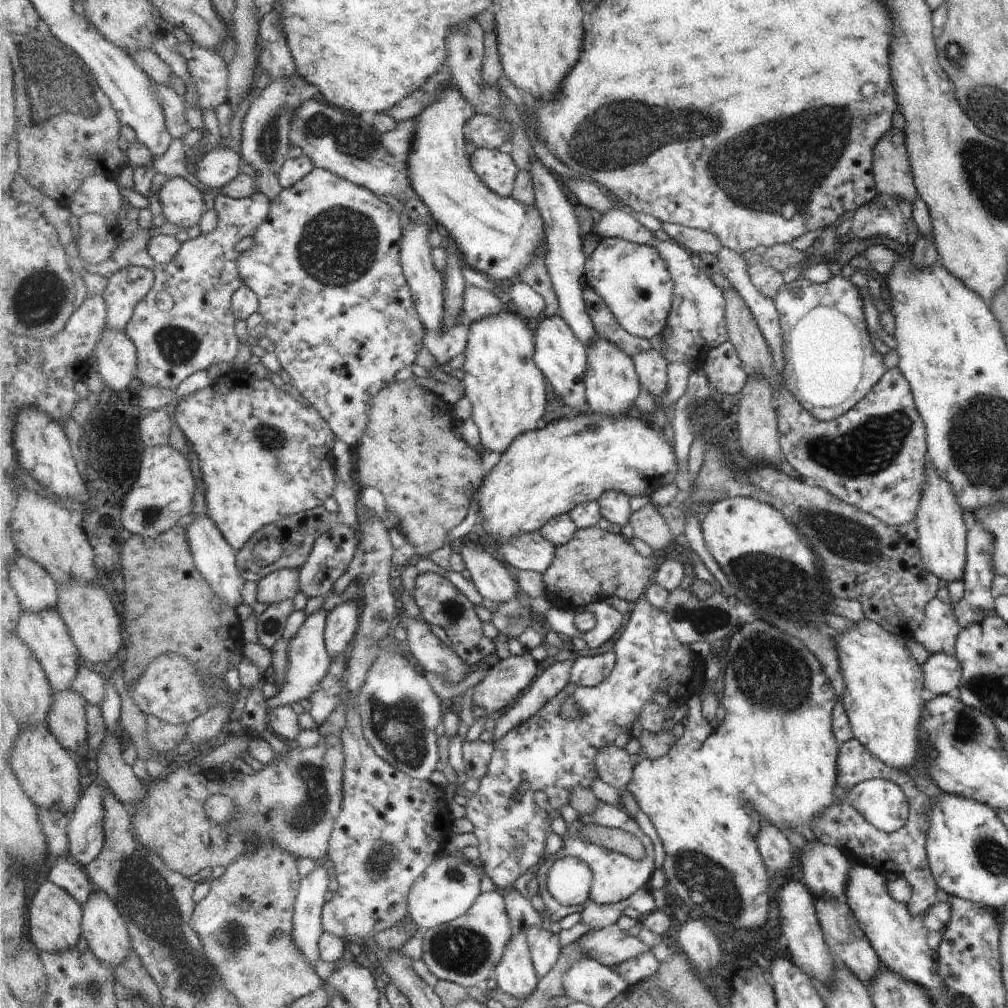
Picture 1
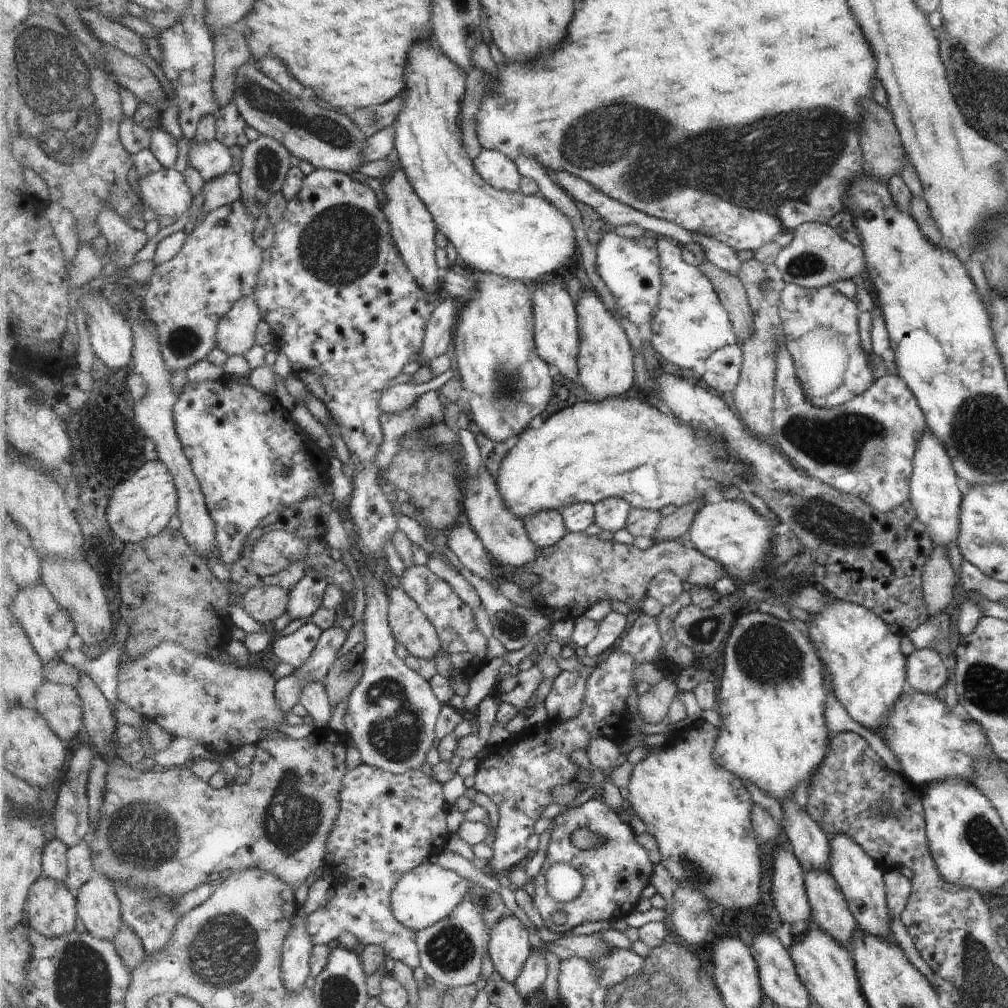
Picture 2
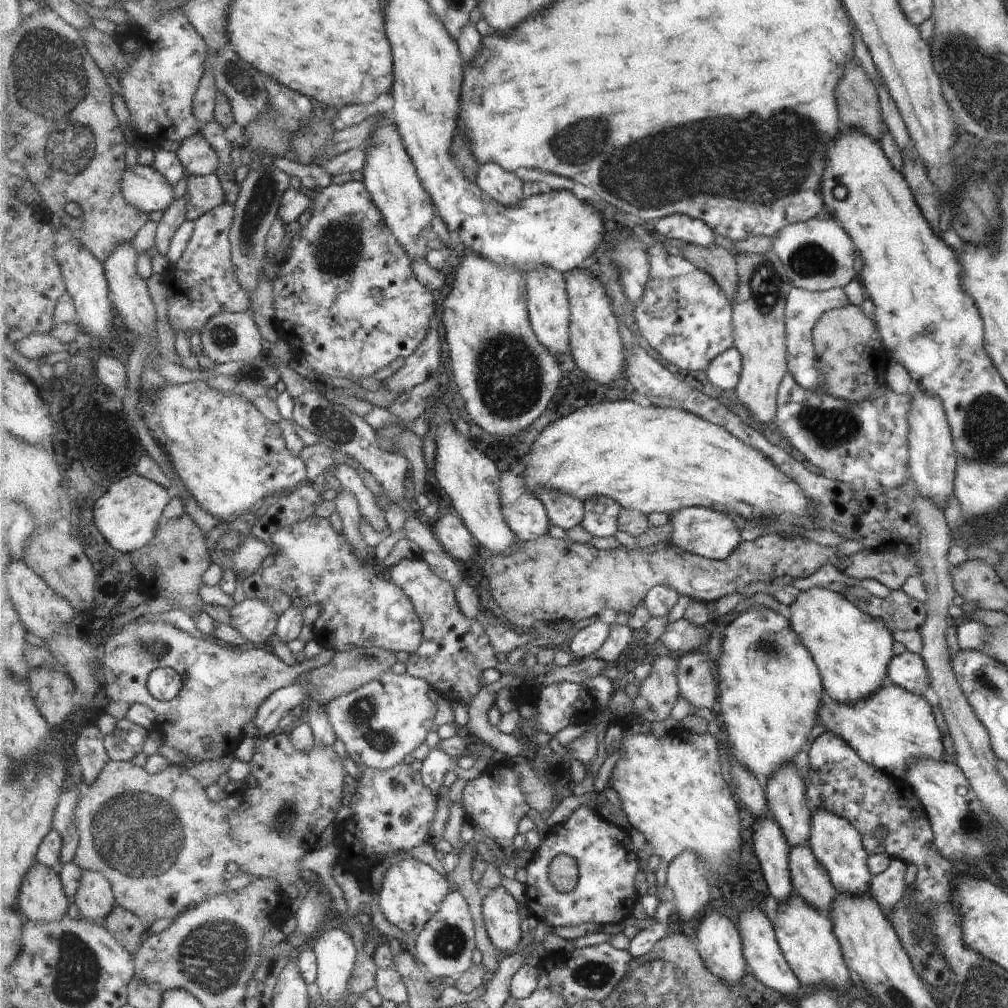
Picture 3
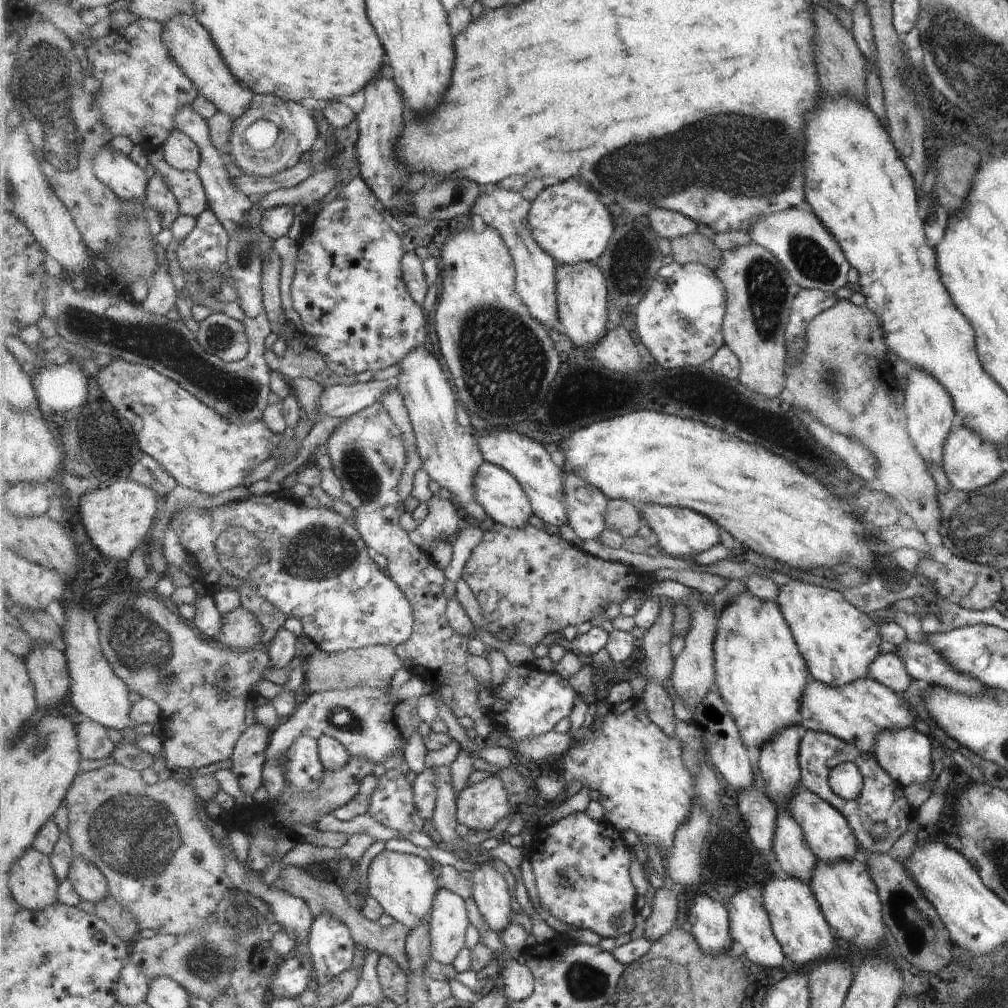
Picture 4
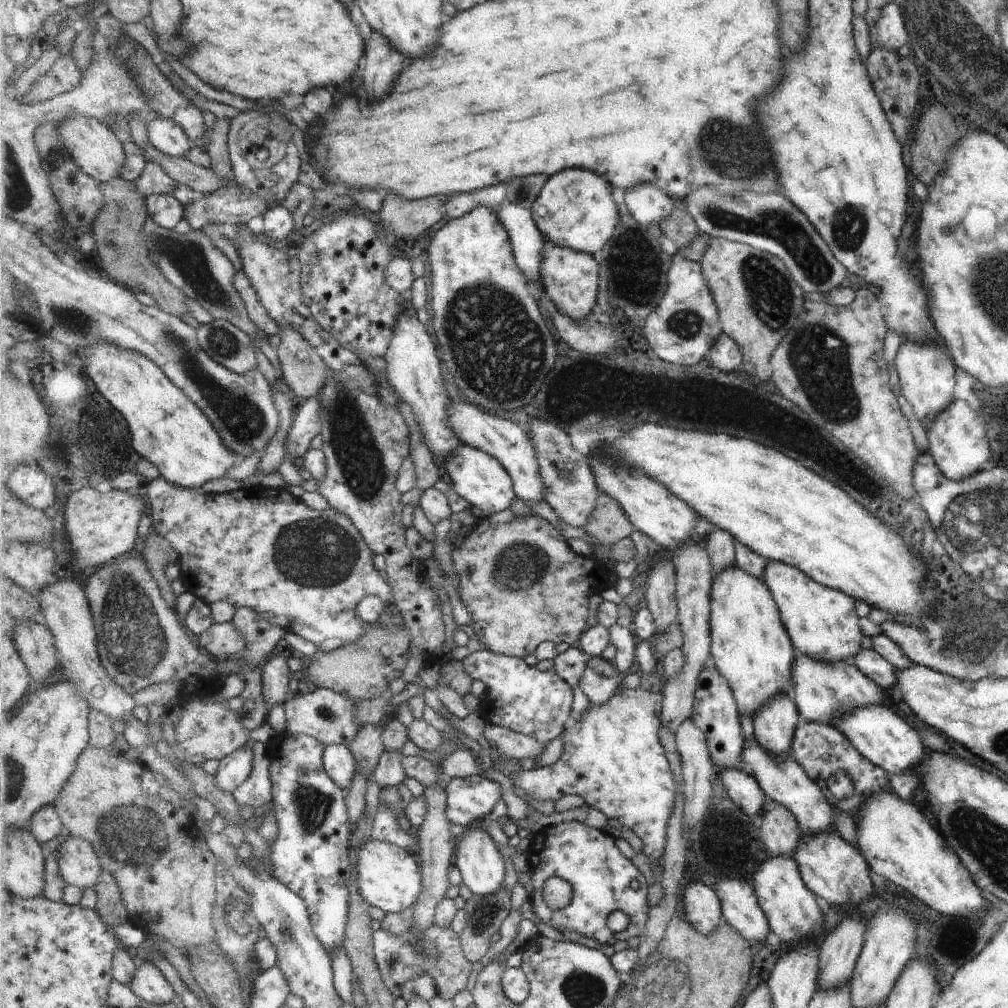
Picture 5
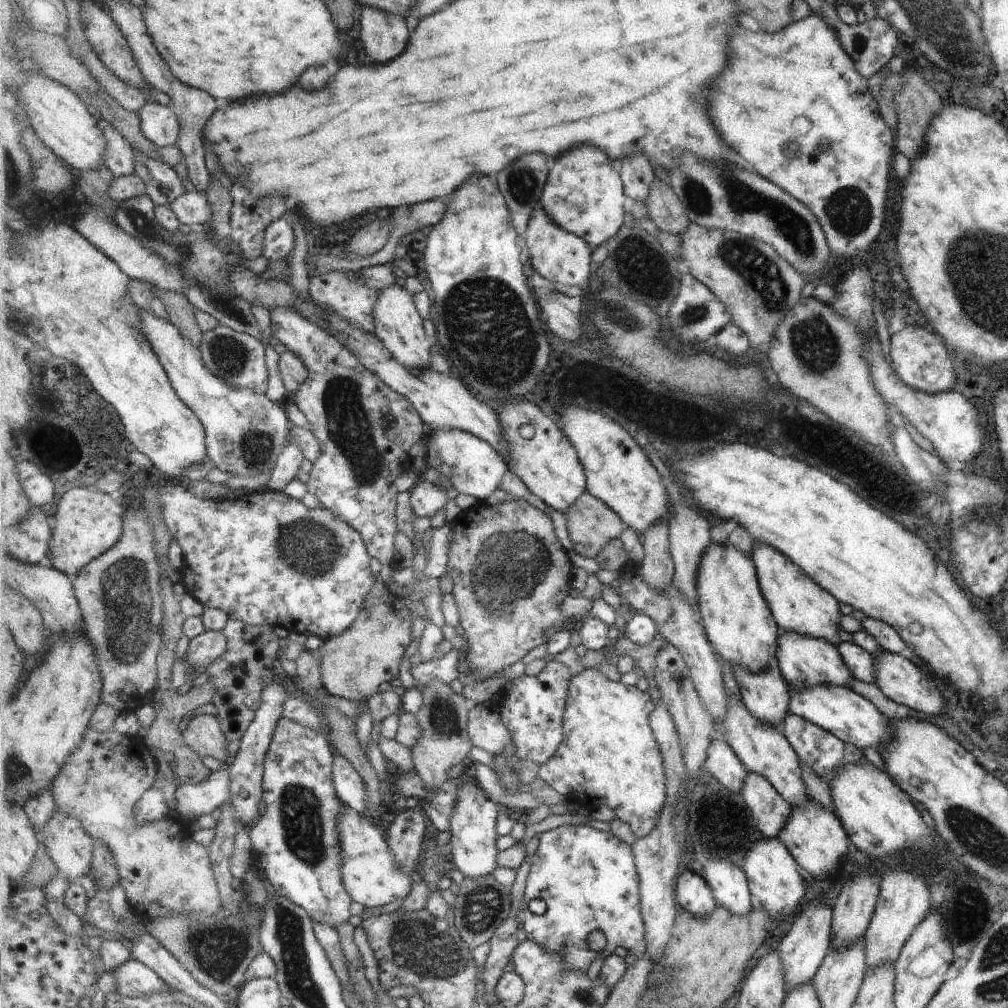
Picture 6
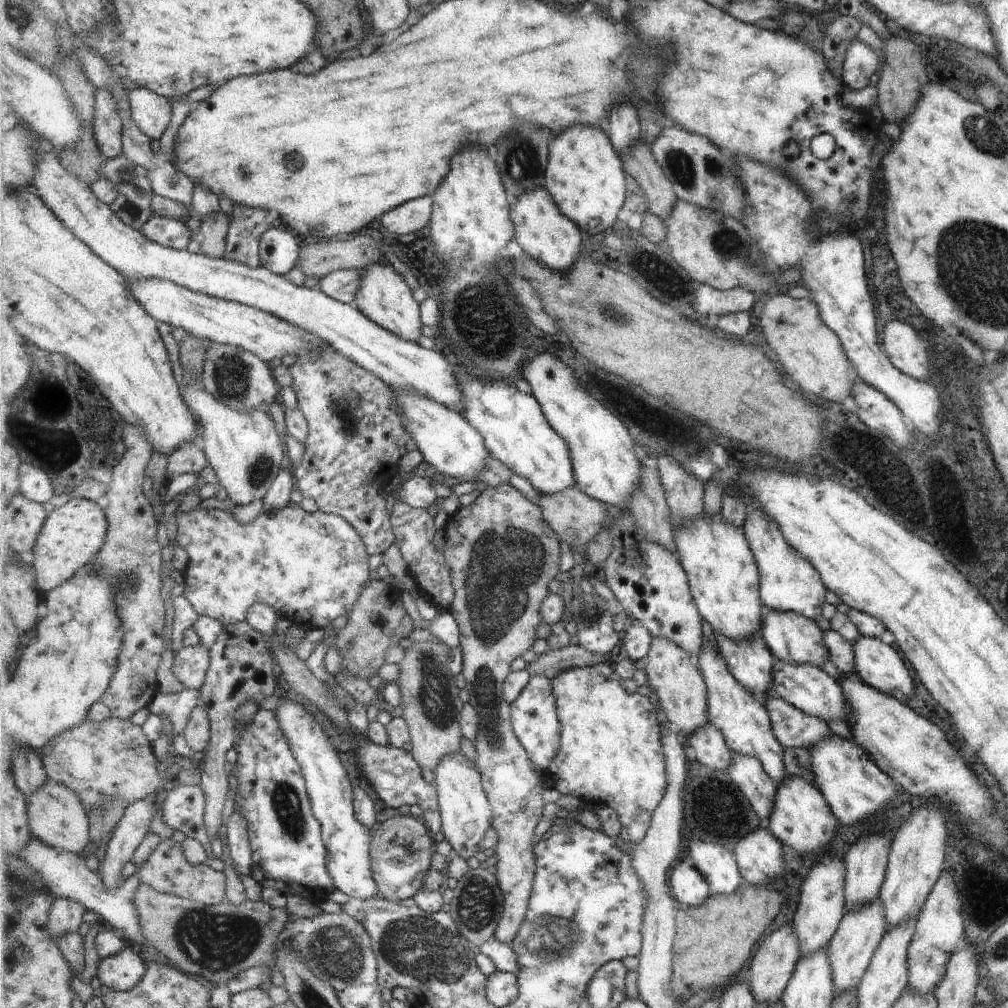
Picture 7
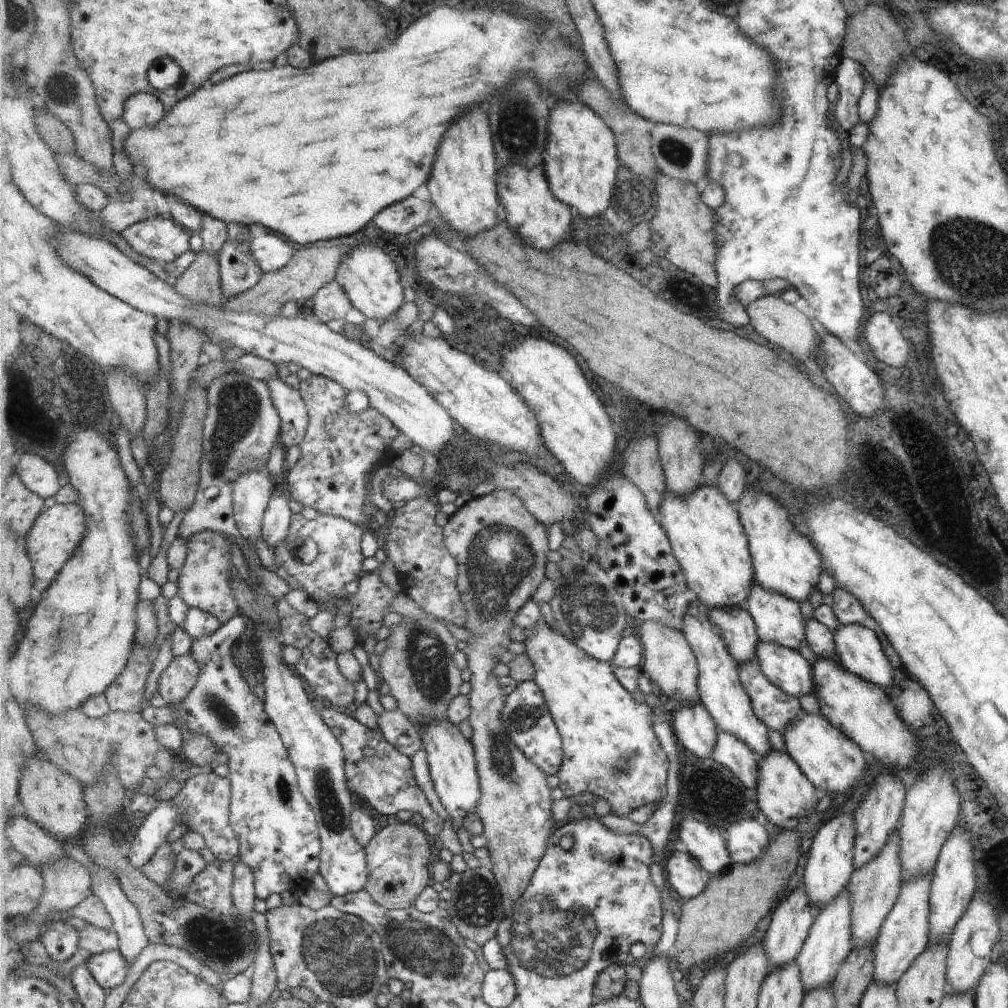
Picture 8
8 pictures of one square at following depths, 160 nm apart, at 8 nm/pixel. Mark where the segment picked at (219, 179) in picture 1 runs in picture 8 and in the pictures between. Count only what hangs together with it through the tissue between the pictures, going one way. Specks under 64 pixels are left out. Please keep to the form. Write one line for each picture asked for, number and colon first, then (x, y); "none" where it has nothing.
2: (212, 158)
3: (198, 157)
4: (181, 152)
5: (167, 135)
6: (159, 123)
7: (153, 113)
8: (141, 110)

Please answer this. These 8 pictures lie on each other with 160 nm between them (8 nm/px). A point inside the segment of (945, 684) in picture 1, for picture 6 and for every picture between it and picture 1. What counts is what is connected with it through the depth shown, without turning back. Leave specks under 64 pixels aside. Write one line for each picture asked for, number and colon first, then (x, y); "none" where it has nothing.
2: (924, 671)
3: (905, 670)
4: (886, 668)
5: (878, 670)
6: (859, 662)

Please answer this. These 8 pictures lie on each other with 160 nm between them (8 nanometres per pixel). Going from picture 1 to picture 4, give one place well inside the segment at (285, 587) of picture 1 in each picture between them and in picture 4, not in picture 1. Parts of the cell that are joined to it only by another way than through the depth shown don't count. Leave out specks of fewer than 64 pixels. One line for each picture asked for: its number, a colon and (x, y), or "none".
2: (265, 604)
3: (254, 618)
4: (241, 630)

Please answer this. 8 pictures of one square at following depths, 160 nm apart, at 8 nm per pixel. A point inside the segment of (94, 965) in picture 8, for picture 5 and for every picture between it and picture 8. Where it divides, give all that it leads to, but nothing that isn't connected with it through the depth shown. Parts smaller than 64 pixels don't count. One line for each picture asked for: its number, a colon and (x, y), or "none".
5: (151, 985)
6: (134, 979)
7: (122, 972)

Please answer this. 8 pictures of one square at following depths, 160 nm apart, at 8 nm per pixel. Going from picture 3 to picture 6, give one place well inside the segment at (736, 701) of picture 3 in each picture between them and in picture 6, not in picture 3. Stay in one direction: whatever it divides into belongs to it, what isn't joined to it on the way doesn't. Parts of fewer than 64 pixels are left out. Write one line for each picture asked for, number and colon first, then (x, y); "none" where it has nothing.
4: (760, 673)
5: (751, 647)
6: (738, 620)

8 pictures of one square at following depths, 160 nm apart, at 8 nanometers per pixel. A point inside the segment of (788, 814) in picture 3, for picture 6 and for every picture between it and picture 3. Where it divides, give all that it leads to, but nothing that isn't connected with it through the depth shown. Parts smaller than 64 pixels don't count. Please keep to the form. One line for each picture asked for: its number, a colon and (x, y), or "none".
4: (778, 762)
5: (773, 726)
6: (766, 692)

